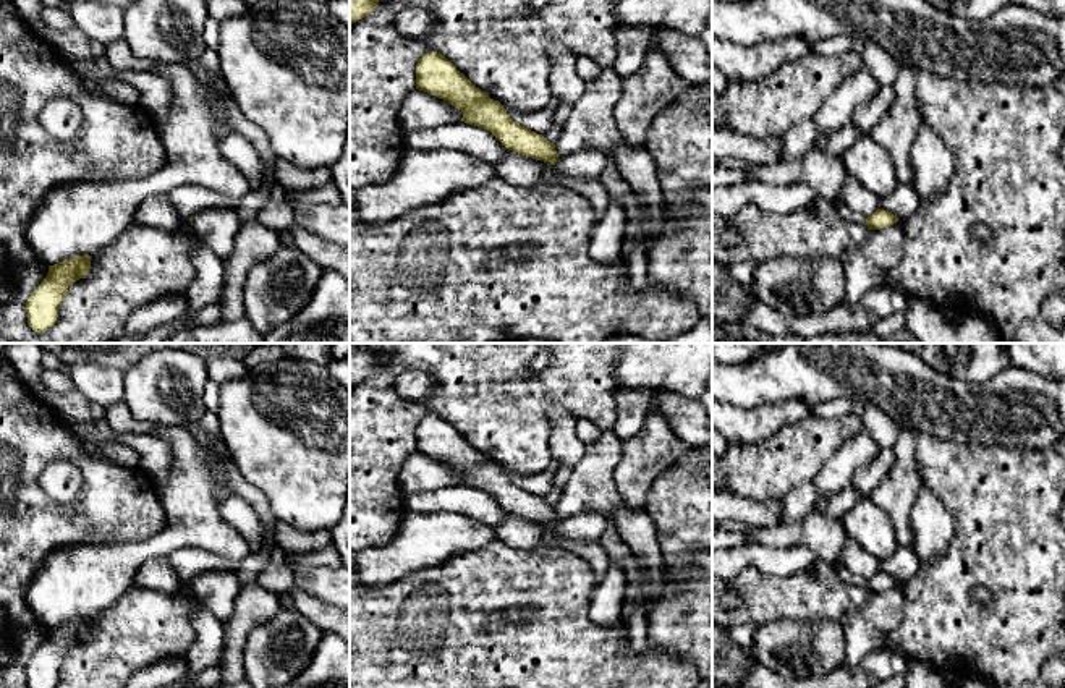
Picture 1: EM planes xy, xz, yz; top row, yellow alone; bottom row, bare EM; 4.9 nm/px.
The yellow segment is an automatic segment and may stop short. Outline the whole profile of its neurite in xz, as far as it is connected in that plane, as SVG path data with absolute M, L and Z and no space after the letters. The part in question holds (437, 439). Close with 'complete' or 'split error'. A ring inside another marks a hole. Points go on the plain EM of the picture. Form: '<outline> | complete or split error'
M437 414L424 416L416 427L416 452L448 463L463 474L461 484L490 494L508 513L550 524L566 541L600 541L607 520L596 512L558 518L555 507L513 484L499 463L476 450Z | split error

